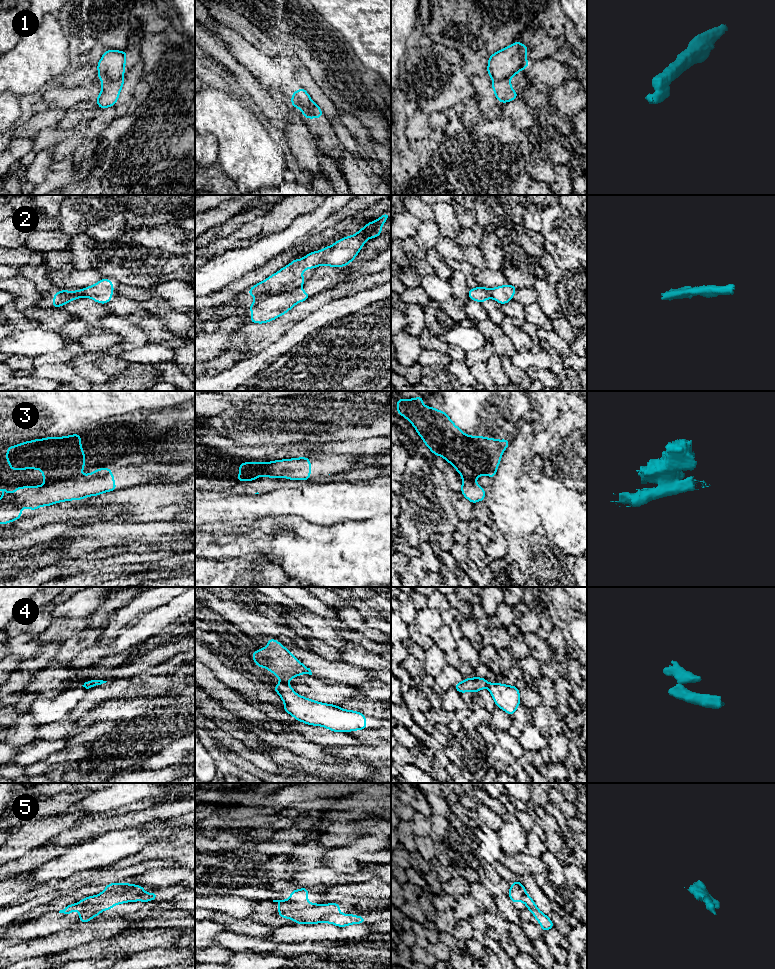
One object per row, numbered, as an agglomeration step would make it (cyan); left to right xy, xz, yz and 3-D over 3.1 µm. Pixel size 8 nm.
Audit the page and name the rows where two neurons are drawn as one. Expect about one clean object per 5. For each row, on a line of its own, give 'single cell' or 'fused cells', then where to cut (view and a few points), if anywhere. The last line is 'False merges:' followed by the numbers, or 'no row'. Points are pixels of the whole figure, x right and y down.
1: fused cells; cut xy (122, 76), (102, 82)
2: fused cells; cut xz (299, 286), (257, 299)
3: fused cells; cut xy (77, 475), (48, 484)
4: fused cells; cut xz (282, 681), (286, 682)
5: fused cells; cut xz (338, 913), (326, 915), (319, 921)
False merges: 1, 2, 3, 4, 5

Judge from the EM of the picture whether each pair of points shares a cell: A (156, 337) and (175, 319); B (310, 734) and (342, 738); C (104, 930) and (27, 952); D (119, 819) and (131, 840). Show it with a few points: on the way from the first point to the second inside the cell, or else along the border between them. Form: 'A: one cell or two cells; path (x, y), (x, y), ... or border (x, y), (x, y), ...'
A: two cells; border (154, 315), (175, 335)
B: one cell; path (318, 734), (326, 738), (334, 738)
C: one cell; path (85, 934), (46, 945)
D: two cells; border (147, 822), (123, 829), (110, 830), (101, 834)

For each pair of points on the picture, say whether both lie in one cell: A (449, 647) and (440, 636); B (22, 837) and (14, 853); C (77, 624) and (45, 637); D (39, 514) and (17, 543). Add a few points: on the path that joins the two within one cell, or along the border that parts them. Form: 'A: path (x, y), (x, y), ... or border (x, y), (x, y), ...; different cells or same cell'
A: path (448, 644), (443, 639); same cell
B: path (19, 841), (14, 849); same cell
C: path (69, 627), (53, 634); same cell
D: border (46, 525), (41, 525), (20, 536), (10, 538); different cells

